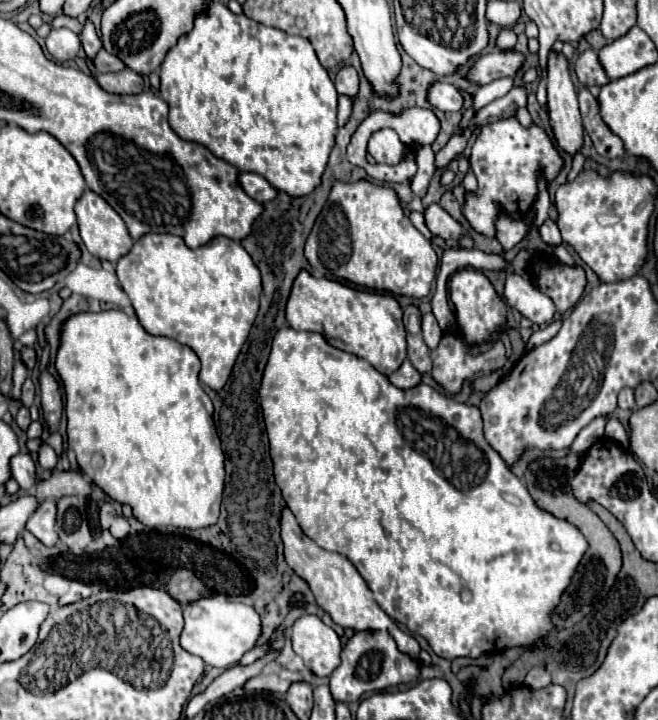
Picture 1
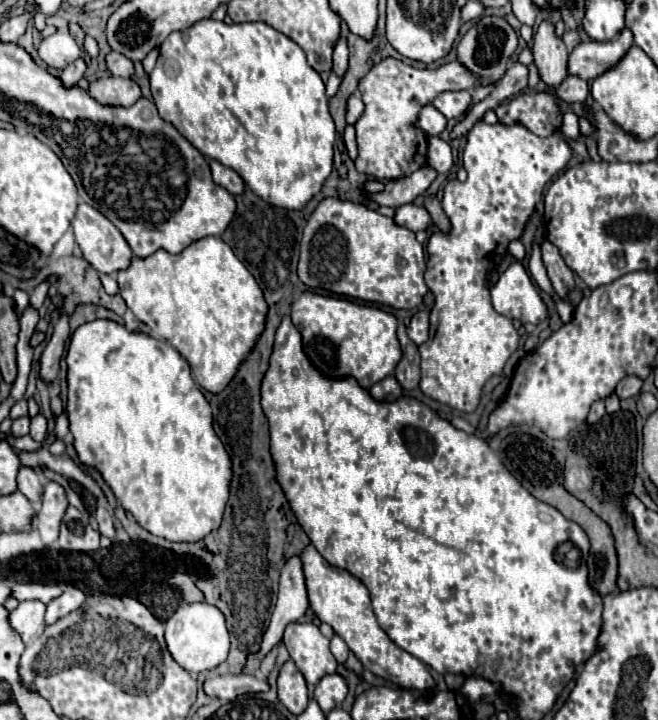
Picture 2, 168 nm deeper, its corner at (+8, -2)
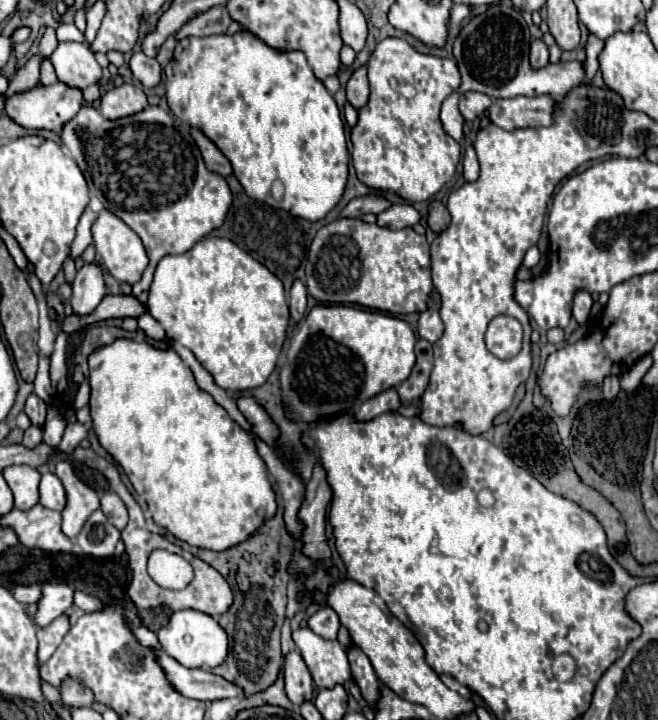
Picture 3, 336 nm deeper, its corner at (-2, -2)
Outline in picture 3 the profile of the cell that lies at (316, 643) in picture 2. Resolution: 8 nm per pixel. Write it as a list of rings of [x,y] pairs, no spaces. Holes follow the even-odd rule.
[[[307,627],[293,631],[293,641],[319,689],[331,689],[349,681],[347,655],[337,641],[327,641]]]

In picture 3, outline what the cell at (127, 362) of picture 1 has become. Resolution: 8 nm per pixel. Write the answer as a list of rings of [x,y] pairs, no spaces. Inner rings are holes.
[[[117,339],[115,343],[101,347],[99,351],[95,351],[89,357],[89,383],[91,383],[91,399],[89,399],[89,407],[91,407],[91,419],[93,419],[93,427],[95,433],[99,437],[99,443],[105,447],[107,453],[113,455],[113,459],[123,467],[123,471],[127,473],[129,481],[133,483],[135,491],[145,499],[149,513],[153,515],[153,521],[161,527],[165,527],[171,535],[175,535],[177,539],[193,545],[193,547],[201,547],[201,549],[209,549],[209,551],[227,551],[243,541],[247,541],[249,537],[253,537],[265,521],[269,521],[271,517],[275,517],[277,513],[277,501],[275,501],[275,491],[267,473],[267,467],[263,463],[263,459],[257,453],[255,447],[255,439],[249,431],[245,431],[243,427],[239,427],[229,415],[227,411],[215,403],[215,399],[197,387],[191,369],[181,361],[181,357],[173,351],[161,351],[155,349],[153,345],[145,343],[145,341],[133,341],[133,339]]]

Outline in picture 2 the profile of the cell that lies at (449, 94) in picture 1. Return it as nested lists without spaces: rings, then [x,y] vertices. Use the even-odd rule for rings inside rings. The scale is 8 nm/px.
[[[393,57],[383,59],[359,81],[359,93],[365,103],[365,113],[355,123],[359,145],[359,155],[355,159],[357,171],[379,181],[401,179],[417,171],[427,163],[427,139],[415,127],[421,107],[433,101],[431,105],[439,109],[447,119],[457,119],[471,105],[469,91],[459,89],[471,89],[477,81],[479,79],[459,61],[451,61],[431,71],[415,69]]]

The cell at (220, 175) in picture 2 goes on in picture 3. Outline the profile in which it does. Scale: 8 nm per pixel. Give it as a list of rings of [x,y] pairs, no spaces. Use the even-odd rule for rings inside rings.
[[[191,129],[191,135],[193,135],[193,139],[195,139],[195,143],[203,155],[207,169],[213,173],[219,173],[223,177],[231,175],[231,163],[225,159],[225,155],[199,129]]]

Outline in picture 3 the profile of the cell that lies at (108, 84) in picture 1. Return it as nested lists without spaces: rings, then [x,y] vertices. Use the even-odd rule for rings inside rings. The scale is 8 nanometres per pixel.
[[[121,85],[101,97],[101,113],[105,119],[121,119],[135,115],[147,107],[147,95],[135,85]]]

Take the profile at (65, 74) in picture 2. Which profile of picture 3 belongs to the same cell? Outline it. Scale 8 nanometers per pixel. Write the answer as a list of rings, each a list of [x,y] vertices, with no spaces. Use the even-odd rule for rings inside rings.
[[[55,83],[49,87],[35,87],[25,93],[13,93],[5,99],[5,113],[11,121],[15,121],[19,127],[25,129],[49,129],[55,133],[61,133],[65,123],[69,123],[83,105],[81,91],[75,91],[63,83]]]

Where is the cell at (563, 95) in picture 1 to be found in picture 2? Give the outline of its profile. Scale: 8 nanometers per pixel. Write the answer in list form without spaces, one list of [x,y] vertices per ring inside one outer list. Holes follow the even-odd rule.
[[[543,21],[533,37],[533,61],[539,69],[541,81],[557,89],[569,75],[567,71],[567,49],[561,37],[555,35],[555,27],[547,21]]]

